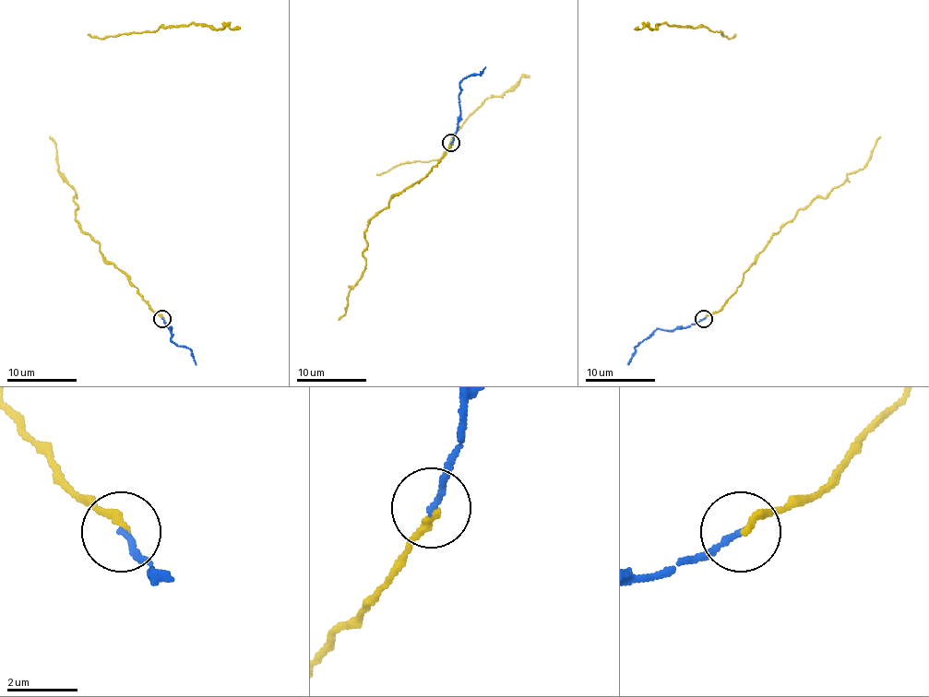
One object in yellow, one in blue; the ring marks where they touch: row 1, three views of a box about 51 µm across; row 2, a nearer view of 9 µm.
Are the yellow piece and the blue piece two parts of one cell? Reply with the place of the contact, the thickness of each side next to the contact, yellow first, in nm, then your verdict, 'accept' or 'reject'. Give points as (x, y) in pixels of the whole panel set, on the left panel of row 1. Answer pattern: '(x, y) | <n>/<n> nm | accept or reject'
(161, 318) | 240/170 nm | reject

